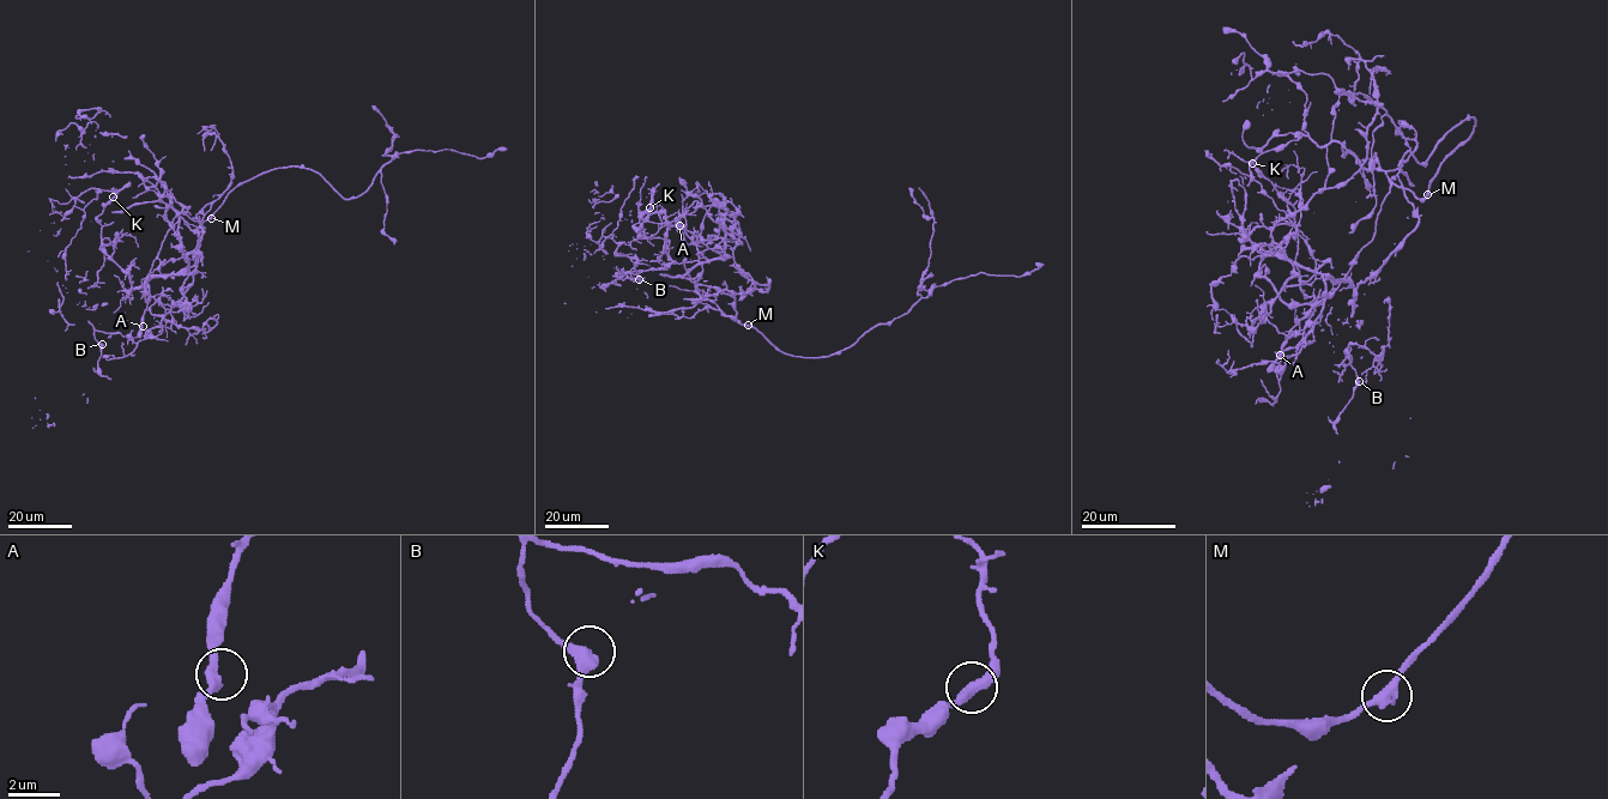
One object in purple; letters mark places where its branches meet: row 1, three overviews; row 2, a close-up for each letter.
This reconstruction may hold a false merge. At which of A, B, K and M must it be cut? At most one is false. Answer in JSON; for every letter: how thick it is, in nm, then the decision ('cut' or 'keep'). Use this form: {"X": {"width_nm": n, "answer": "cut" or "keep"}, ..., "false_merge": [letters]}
{"A": {"width_nm": 380, "answer": "keep"}, "B": {"width_nm": 400, "answer": "keep"}, "K": {"width_nm": 380, "answer": "keep"}, "M": {"width_nm": 380, "answer": "keep"}, "false_merge": []}

